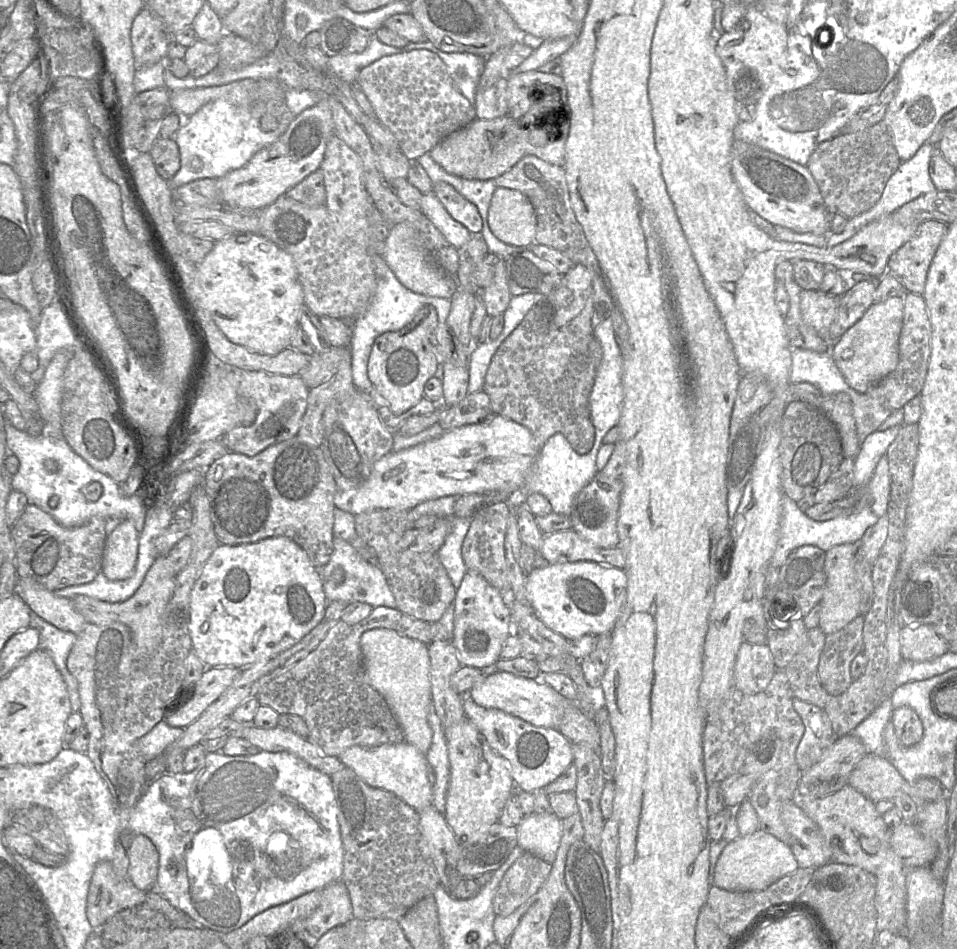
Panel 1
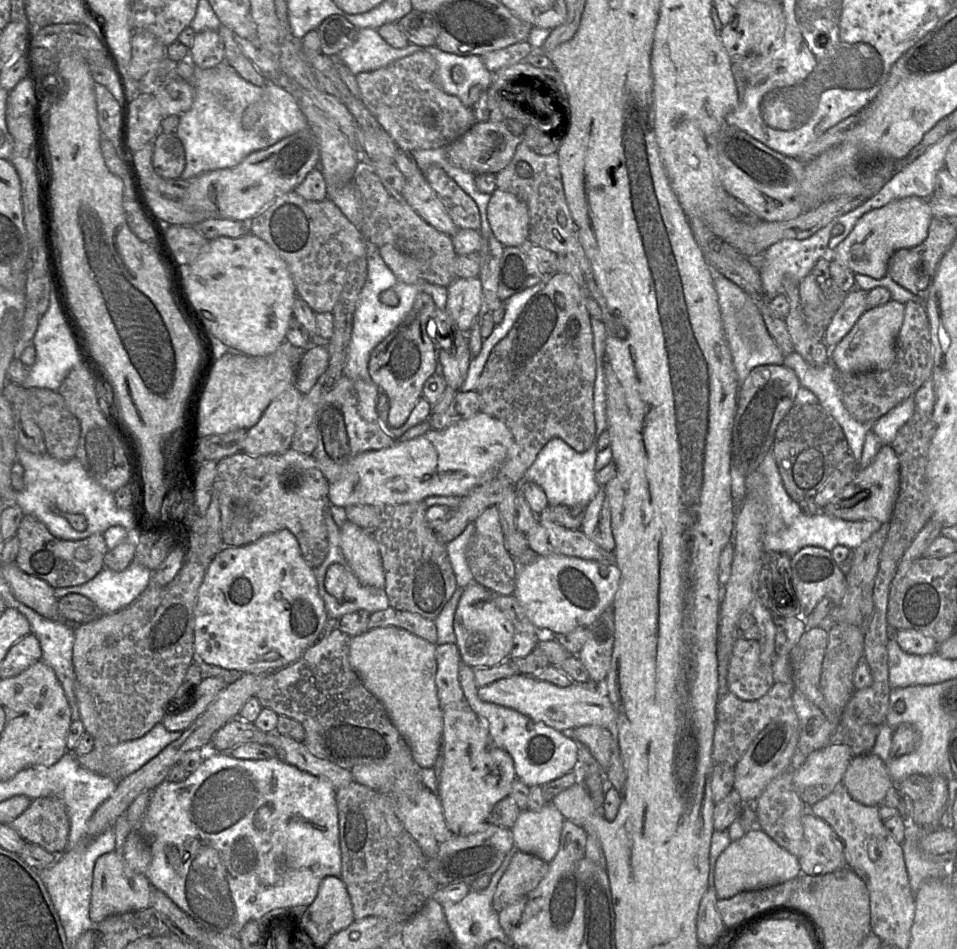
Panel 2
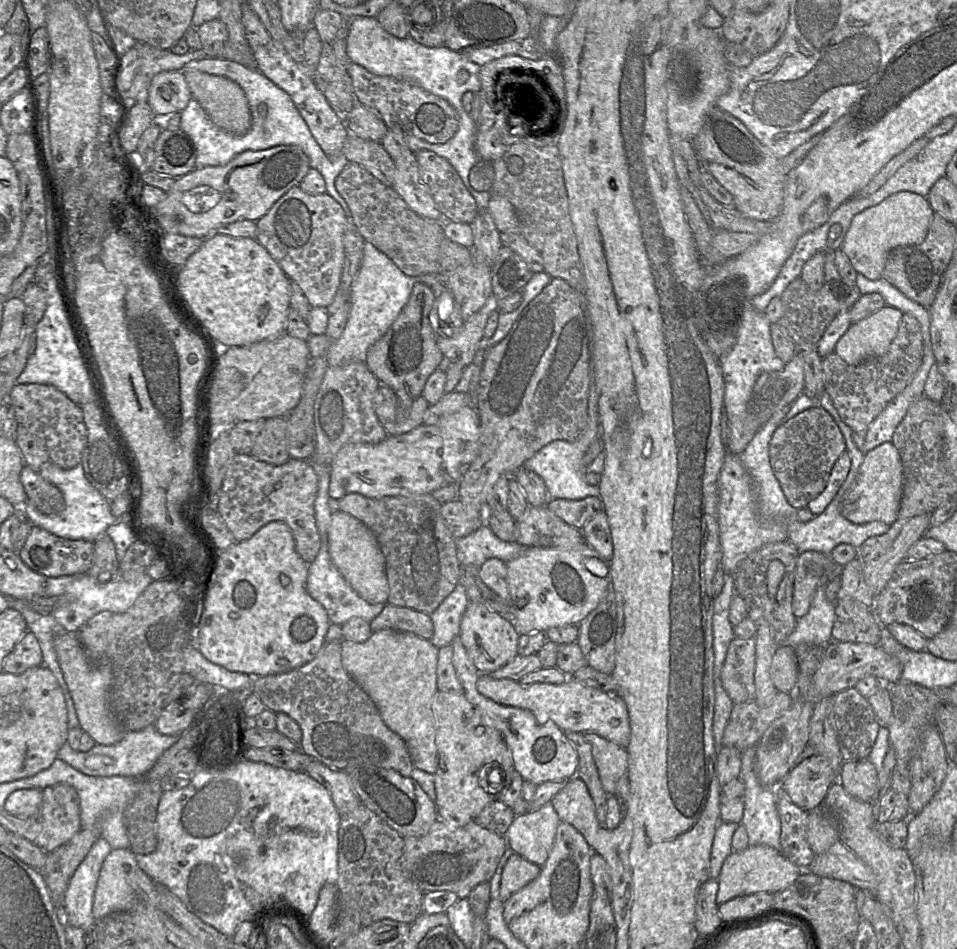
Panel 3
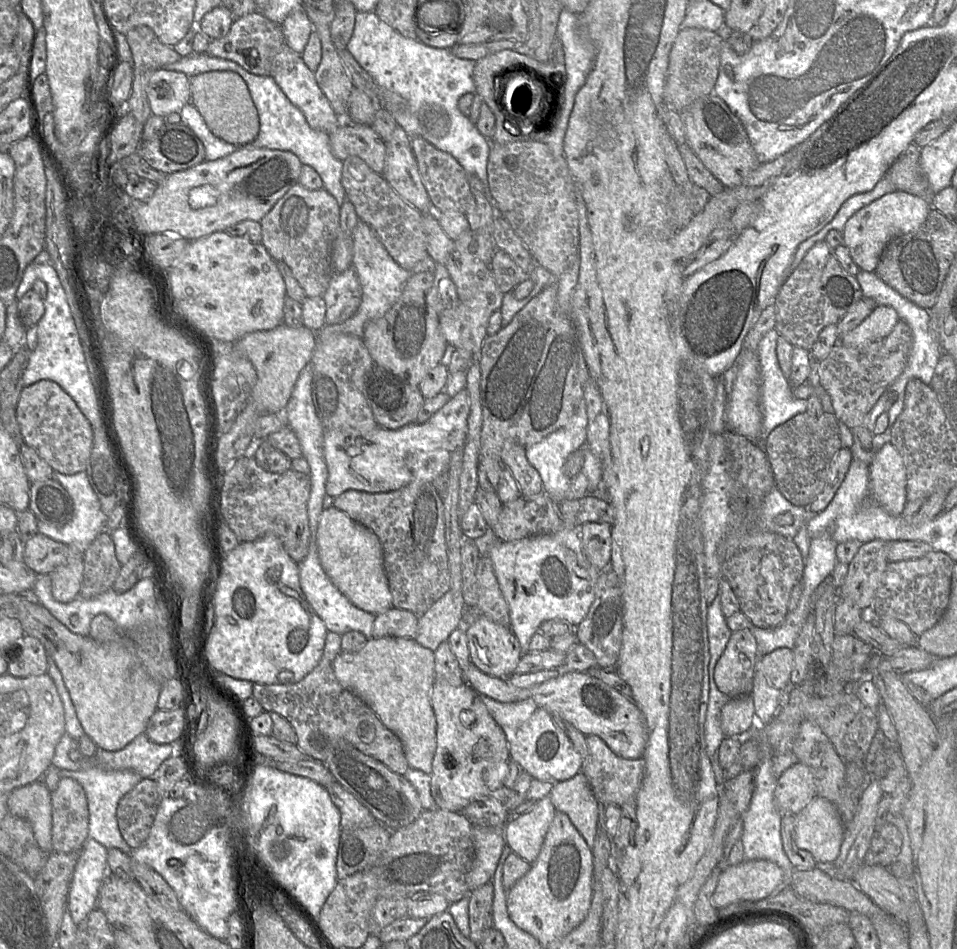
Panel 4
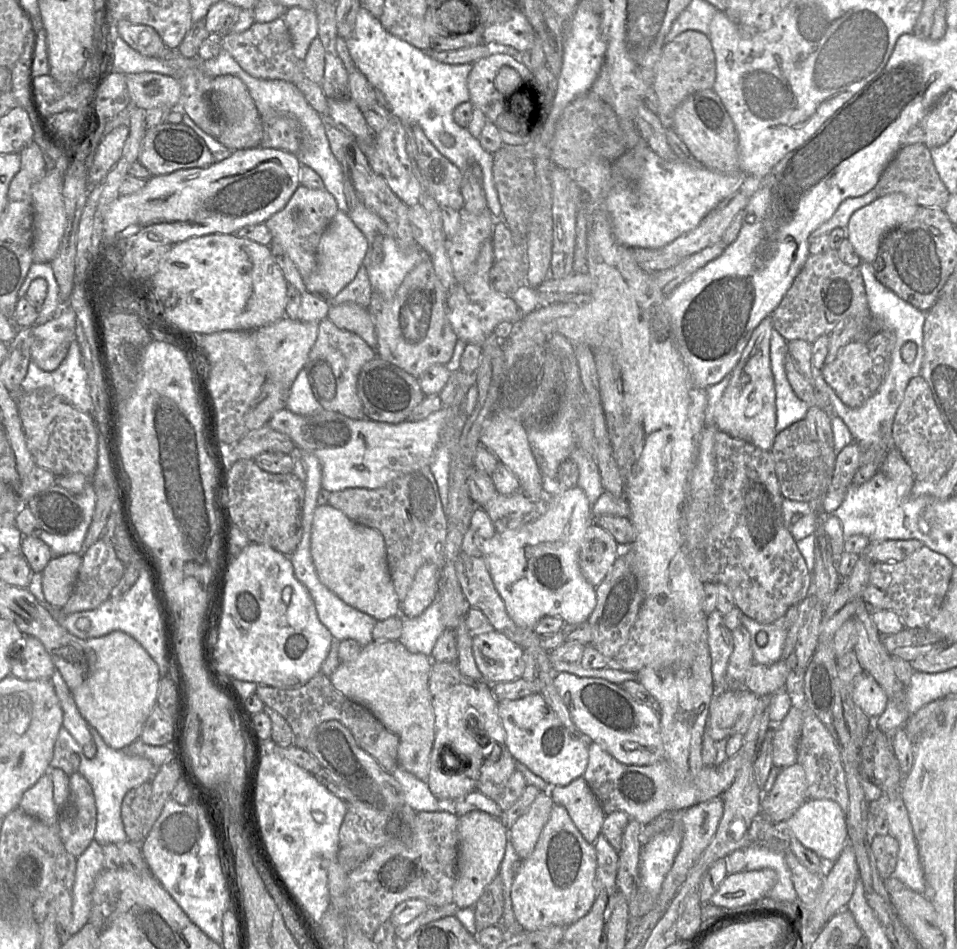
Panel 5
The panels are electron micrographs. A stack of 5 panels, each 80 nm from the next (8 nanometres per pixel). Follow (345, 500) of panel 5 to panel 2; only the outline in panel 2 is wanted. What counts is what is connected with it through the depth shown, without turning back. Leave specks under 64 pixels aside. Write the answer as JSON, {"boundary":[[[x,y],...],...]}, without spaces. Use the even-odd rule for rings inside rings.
{"boundary":[[[419,501],[398,505],[350,505],[345,507],[345,510],[348,520],[370,533],[377,542],[385,573],[385,591],[390,606],[434,620],[453,595],[457,584],[446,544],[437,539],[426,520],[428,508],[424,501]]]}

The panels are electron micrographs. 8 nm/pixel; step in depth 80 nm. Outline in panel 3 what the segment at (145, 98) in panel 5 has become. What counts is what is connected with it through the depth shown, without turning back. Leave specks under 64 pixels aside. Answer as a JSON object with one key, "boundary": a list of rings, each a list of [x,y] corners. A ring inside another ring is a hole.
{"boundary":[[[182,70],[163,71],[153,77],[149,87],[148,104],[157,116],[157,120],[164,121],[166,117],[174,113],[180,113],[190,100],[191,91]]]}

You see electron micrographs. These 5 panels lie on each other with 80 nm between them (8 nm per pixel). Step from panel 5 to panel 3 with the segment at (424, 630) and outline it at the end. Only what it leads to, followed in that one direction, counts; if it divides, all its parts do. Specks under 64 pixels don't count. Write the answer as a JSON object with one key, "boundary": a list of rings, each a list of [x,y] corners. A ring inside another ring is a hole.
{"boundary":[[[458,582],[453,591],[429,615],[434,626],[429,641],[438,649],[451,644],[459,634],[461,618],[468,604],[465,588]]]}

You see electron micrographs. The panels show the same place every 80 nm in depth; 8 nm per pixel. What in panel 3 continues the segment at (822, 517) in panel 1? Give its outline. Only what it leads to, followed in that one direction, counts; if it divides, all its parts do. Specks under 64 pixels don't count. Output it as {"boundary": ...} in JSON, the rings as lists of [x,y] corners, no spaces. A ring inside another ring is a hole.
{"boundary":[[[885,442],[867,452],[856,480],[840,501],[840,513],[853,523],[881,521],[891,525],[897,521],[903,489],[903,466],[892,442]]]}

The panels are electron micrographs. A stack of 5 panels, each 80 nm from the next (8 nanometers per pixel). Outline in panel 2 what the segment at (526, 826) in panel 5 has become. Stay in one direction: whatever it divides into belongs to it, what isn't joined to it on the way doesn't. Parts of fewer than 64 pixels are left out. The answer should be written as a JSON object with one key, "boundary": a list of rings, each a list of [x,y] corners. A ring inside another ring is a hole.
{"boundary":[[[551,803],[541,811],[521,811],[511,829],[514,847],[550,864],[560,846],[564,820]]]}

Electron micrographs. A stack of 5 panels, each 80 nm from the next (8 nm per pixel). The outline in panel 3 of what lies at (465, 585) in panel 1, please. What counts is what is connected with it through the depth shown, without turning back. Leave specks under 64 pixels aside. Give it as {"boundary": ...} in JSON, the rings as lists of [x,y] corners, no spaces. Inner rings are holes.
{"boundary":[[[469,602],[461,618],[458,635],[479,672],[494,672],[517,656],[520,635],[507,619],[481,603]]]}

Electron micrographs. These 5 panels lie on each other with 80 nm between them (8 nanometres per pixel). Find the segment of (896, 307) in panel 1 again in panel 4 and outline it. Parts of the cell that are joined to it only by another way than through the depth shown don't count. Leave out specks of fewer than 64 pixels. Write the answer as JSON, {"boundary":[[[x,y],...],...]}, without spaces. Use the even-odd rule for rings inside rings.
{"boundary":[[[877,306],[860,325],[841,337],[839,343],[849,348],[866,348],[888,336],[898,321],[899,316],[892,307]]]}

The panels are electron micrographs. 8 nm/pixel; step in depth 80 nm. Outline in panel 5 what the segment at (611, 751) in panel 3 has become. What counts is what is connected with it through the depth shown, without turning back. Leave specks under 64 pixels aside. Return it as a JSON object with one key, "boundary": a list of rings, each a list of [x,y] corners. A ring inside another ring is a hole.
{"boundary":[[[593,741],[589,743],[589,760],[583,777],[605,814],[622,811],[641,825],[652,822],[662,812],[671,809],[671,795],[677,783],[672,769],[665,761],[652,765],[623,764]]]}

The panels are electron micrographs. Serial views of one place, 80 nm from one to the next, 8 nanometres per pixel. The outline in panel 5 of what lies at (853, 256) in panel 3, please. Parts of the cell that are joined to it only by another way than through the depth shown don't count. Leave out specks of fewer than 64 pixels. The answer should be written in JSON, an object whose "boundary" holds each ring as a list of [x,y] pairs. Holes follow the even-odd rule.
{"boundary":[[[901,193],[888,194],[878,197],[872,203],[855,211],[847,224],[846,238],[853,245],[862,262],[872,263],[878,253],[882,235],[890,227],[909,221],[916,211],[918,205]]]}

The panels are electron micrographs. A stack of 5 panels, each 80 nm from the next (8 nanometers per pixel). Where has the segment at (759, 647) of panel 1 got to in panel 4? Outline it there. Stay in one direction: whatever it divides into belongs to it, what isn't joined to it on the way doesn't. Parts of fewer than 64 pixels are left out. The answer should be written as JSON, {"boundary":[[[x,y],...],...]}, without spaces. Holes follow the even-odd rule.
{"boundary":[[[750,630],[733,631],[715,668],[718,688],[729,698],[750,695],[757,660],[757,640]]]}

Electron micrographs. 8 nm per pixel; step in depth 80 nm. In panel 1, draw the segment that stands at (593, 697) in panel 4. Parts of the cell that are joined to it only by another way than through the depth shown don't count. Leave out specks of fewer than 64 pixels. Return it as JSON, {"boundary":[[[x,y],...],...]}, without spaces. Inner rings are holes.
{"boundary":[[[495,671],[485,674],[471,687],[469,693],[479,706],[502,710],[539,727],[557,728],[567,708],[578,708],[573,701],[548,684],[507,672]]]}

